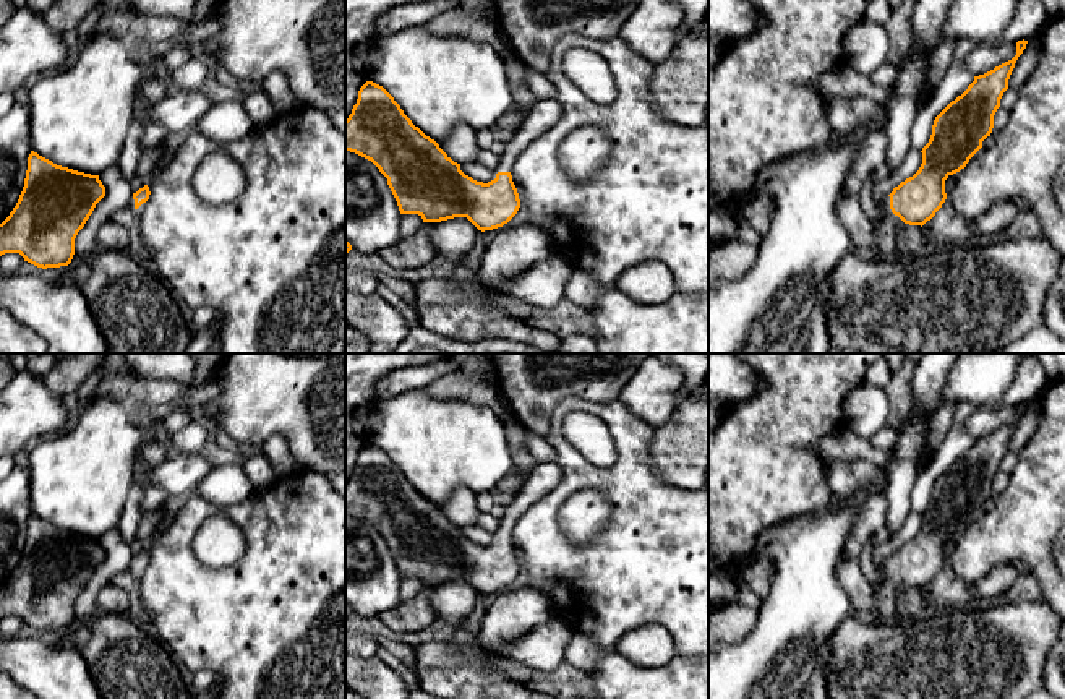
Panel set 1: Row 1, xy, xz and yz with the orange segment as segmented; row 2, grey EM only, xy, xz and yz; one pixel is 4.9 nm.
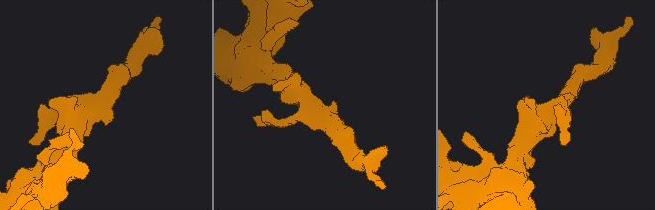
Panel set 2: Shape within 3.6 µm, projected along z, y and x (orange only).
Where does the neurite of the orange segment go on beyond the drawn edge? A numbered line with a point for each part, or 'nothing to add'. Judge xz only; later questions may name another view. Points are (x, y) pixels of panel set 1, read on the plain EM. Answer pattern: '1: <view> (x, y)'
1: xz (545, 476)

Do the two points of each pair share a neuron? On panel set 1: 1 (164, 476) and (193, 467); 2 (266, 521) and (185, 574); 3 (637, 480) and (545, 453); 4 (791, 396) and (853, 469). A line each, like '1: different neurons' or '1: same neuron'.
1: same neuron
2: same neuron
3: different neurons
4: different neurons

